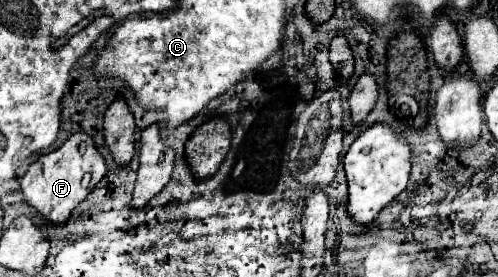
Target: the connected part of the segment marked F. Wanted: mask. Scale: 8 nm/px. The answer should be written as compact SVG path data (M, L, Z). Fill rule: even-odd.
M76 132L58 150L40 156L22 178L22 194L26 204L34 206L44 222L54 226L64 226L74 208L94 190L94 186L104 178L106 162L94 146L94 140L86 132Z

